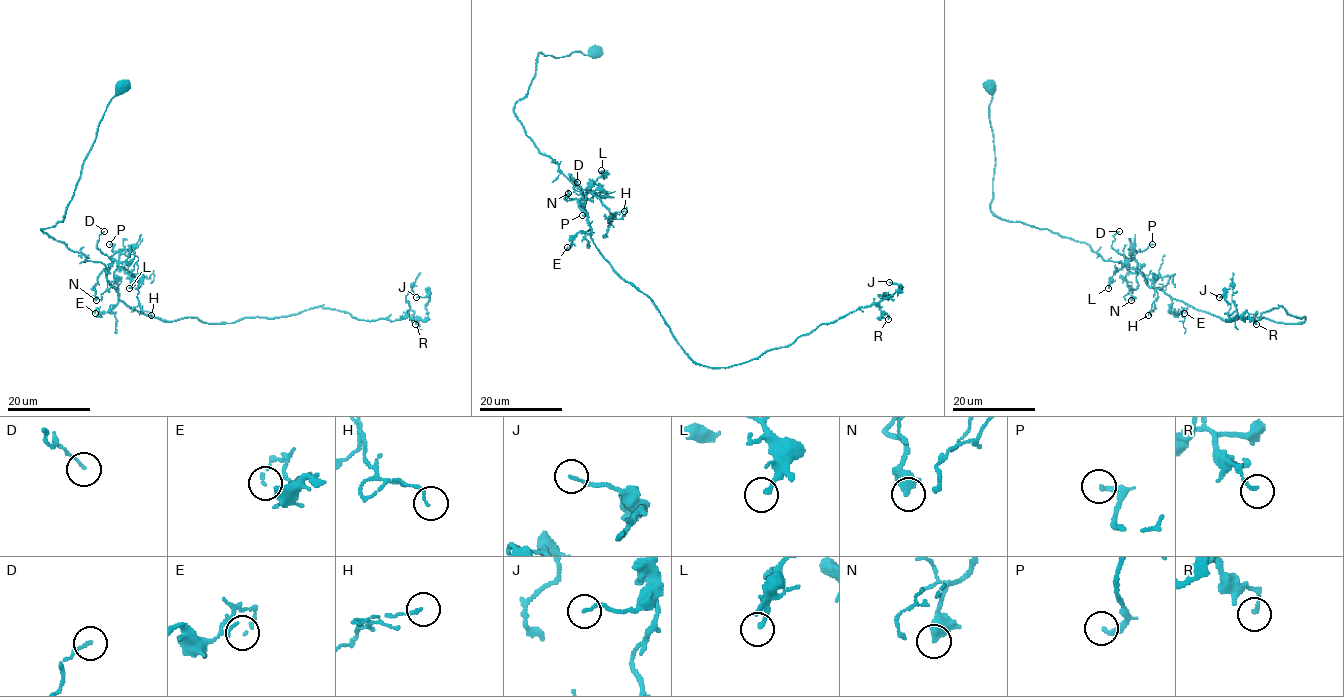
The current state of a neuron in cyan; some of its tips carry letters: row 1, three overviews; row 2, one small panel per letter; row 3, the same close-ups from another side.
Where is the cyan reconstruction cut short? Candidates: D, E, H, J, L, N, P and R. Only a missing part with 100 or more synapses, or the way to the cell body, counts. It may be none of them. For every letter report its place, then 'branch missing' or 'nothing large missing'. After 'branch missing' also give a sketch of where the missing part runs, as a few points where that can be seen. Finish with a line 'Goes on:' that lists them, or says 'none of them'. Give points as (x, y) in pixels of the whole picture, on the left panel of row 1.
D: place (104, 231); nothing large missing
E: place (95, 313); nothing large missing
H: place (151, 315); nothing large missing
J: place (416, 297); nothing large missing
L: place (129, 288); nothing large missing
N: place (96, 300); nothing large missing
P: place (109, 244); nothing large missing
R: place (415, 324); nothing large missing
Goes on: none of them

